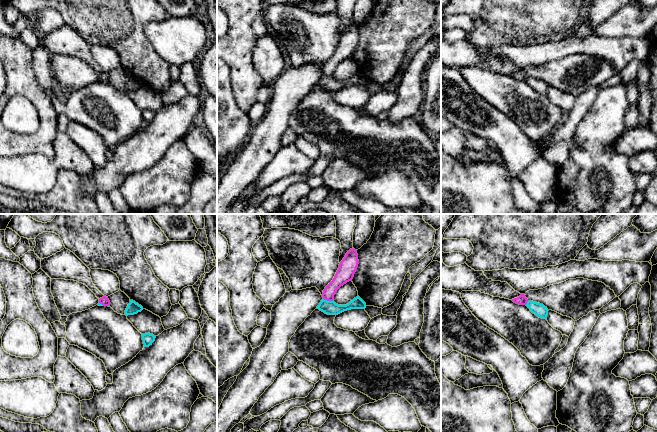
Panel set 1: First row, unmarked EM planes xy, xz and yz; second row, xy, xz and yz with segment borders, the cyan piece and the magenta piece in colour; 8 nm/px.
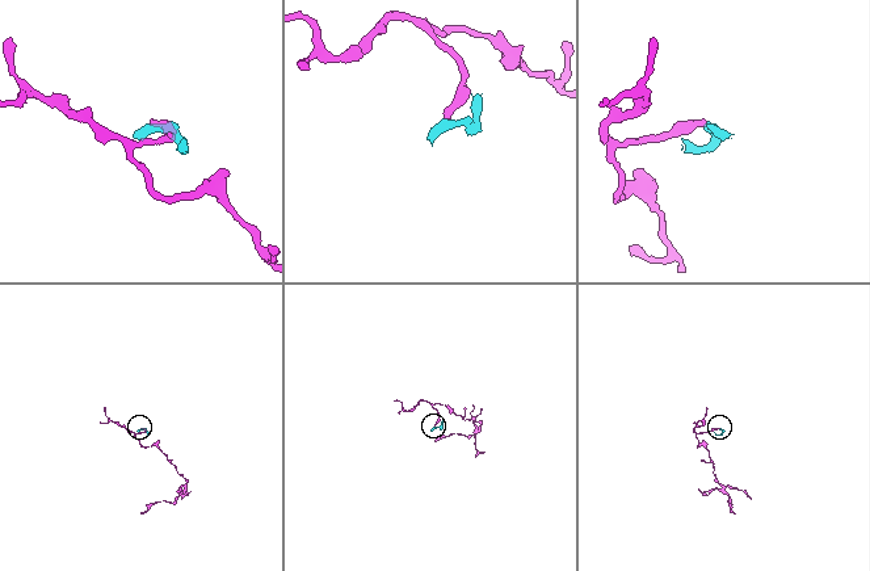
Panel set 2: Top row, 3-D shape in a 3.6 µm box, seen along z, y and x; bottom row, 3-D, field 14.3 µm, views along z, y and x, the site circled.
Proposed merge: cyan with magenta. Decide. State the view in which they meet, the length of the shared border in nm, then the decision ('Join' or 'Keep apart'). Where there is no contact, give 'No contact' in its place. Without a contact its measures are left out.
Touches cyan in xz. Shared border 90 nm. Keep apart

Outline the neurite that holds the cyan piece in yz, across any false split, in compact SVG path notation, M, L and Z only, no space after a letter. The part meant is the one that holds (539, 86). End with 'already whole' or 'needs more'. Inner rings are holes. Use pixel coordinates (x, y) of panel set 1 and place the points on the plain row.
M528 77L526 82L537 93L539 93L541 95L547 95L547 91L548 91L549 86L543 80L533 78L533 77Z; already whole

